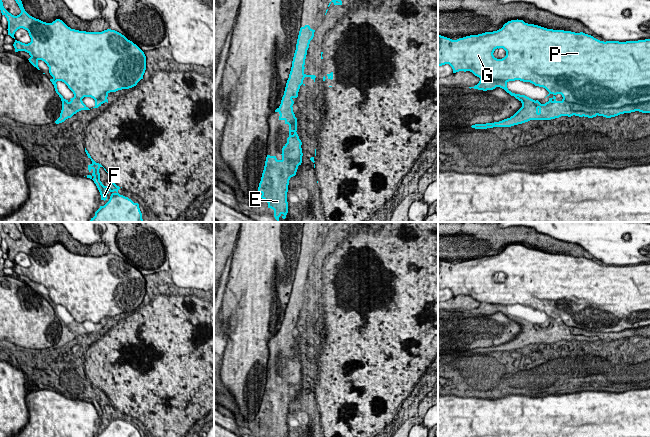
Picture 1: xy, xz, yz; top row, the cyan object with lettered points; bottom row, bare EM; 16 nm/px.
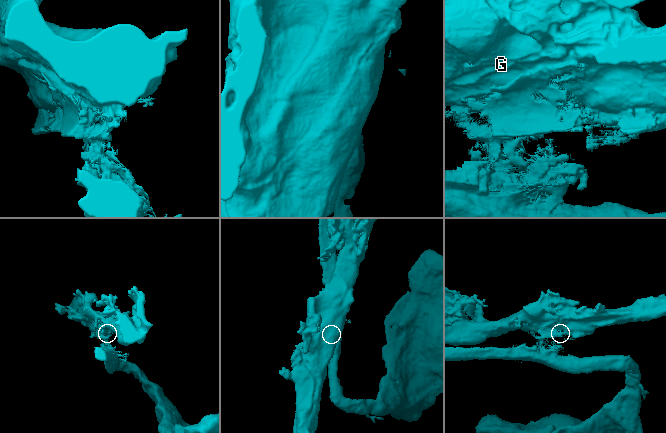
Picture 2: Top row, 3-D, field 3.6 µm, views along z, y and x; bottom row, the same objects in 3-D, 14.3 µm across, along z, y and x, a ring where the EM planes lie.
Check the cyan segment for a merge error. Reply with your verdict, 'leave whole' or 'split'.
split

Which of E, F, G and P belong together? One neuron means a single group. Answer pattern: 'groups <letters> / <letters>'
groups E G P / F

